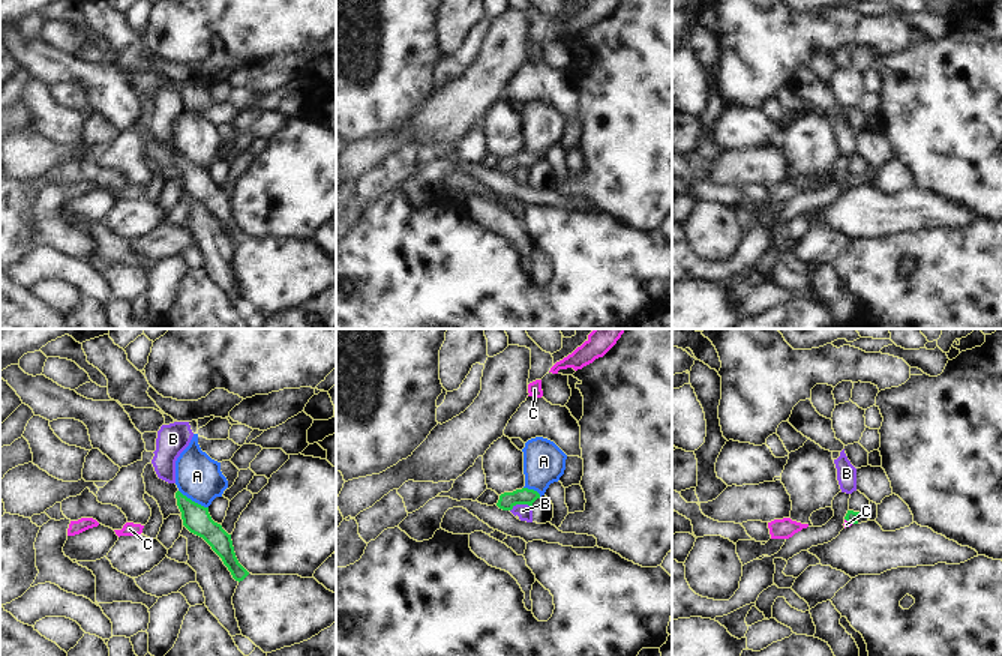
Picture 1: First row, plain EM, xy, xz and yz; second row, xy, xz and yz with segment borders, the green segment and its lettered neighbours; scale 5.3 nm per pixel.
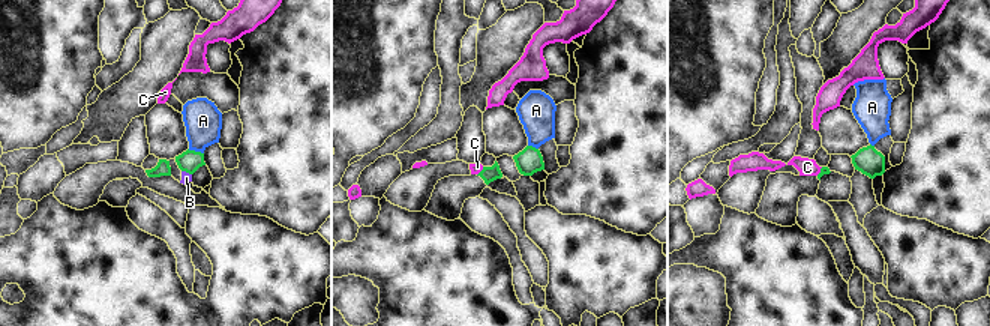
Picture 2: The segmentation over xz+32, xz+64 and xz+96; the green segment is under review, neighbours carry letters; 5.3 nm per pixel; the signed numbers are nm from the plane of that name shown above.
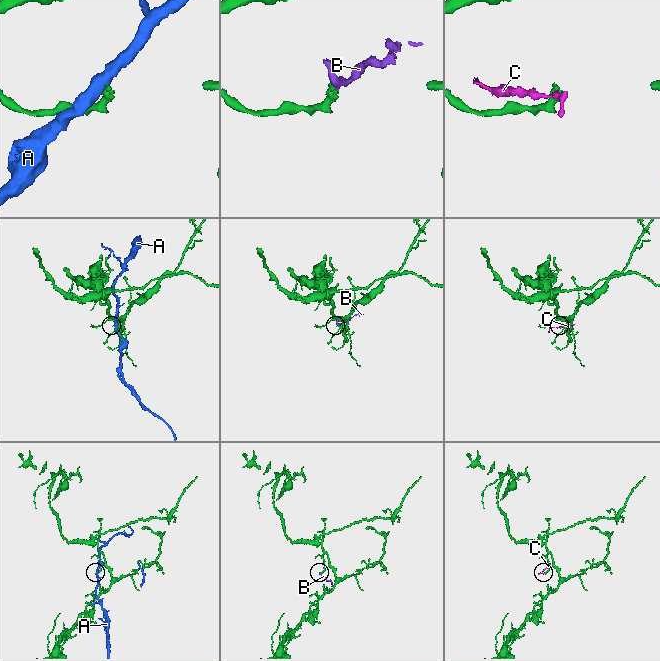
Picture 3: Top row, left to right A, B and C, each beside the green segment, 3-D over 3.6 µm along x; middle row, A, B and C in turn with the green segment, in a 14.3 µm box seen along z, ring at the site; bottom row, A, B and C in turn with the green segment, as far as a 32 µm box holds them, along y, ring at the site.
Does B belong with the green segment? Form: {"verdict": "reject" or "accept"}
{"verdict": "reject"}

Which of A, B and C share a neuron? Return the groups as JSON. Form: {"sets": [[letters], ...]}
{"sets": [["A"], ["B"], ["C"]]}

